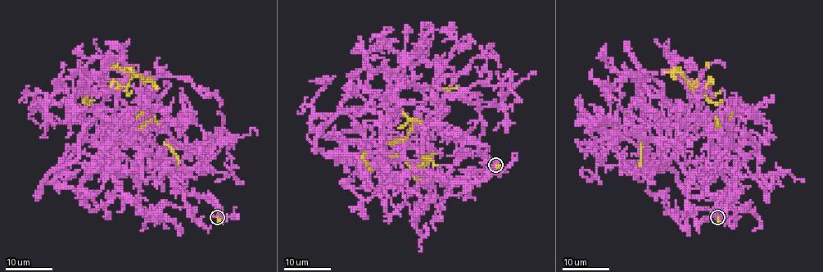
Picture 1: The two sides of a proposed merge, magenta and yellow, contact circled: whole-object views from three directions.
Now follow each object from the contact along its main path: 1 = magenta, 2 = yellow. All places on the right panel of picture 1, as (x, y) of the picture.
1: (717, 217), (715, 206), (737, 195), (730, 141), (703, 124), (663, 126), (638, 74), (608, 92), (618, 106)
2: (718, 217), (641, 165), (640, 154), (675, 79), (673, 71), (691, 85), (709, 84), (707, 79), (721, 125)

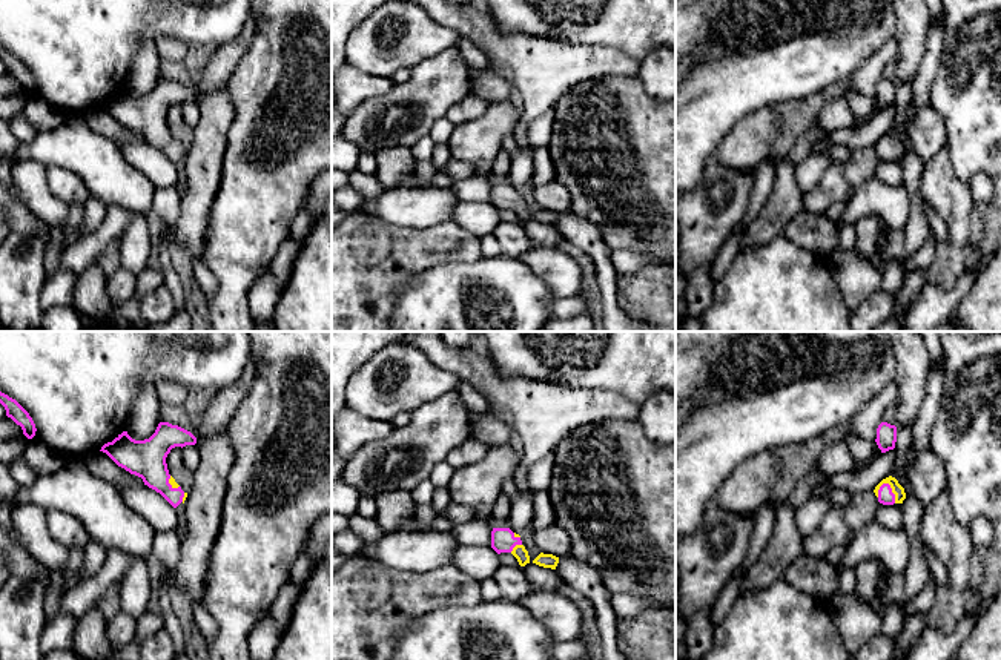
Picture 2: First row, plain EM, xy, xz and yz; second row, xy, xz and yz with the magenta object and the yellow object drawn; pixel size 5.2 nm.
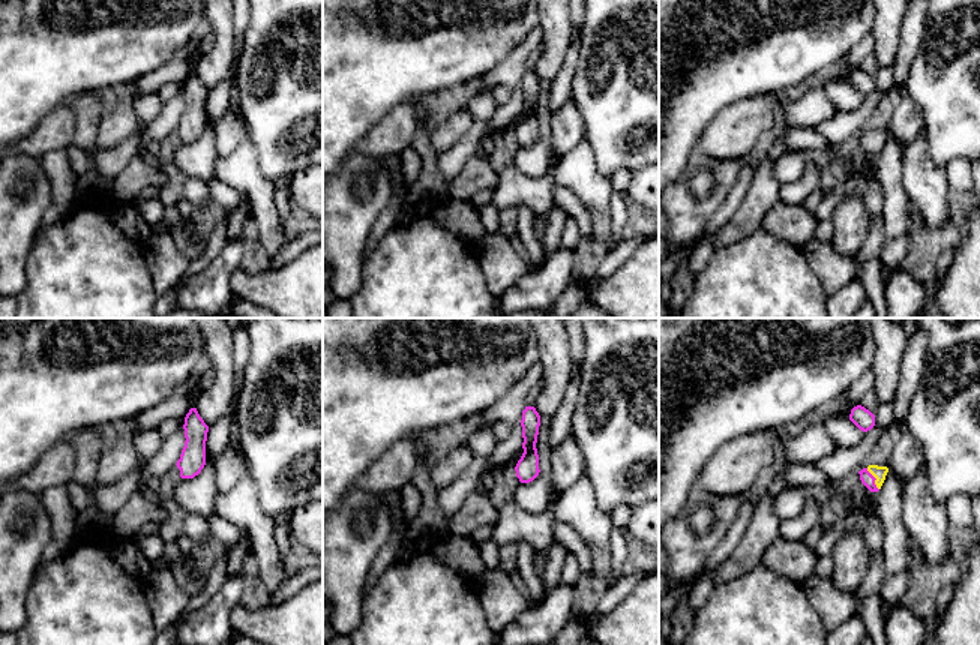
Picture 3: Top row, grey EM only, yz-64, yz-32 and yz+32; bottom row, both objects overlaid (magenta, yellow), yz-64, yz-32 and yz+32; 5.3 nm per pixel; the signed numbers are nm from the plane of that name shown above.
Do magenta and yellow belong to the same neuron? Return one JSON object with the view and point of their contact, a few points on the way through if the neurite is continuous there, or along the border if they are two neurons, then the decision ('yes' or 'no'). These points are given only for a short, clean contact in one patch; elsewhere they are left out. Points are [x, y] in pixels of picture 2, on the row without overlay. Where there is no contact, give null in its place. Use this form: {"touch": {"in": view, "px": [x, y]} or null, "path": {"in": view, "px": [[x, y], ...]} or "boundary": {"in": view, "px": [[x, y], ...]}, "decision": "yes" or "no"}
{"touch": {"in": "yz", "px": [891, 148]}, "decision": "no"}

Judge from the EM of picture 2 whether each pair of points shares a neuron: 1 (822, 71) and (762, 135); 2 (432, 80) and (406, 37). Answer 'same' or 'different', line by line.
1: different
2: different

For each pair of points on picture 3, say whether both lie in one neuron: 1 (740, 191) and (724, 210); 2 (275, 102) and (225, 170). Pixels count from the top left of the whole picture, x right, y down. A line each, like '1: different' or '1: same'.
1: same
2: different

